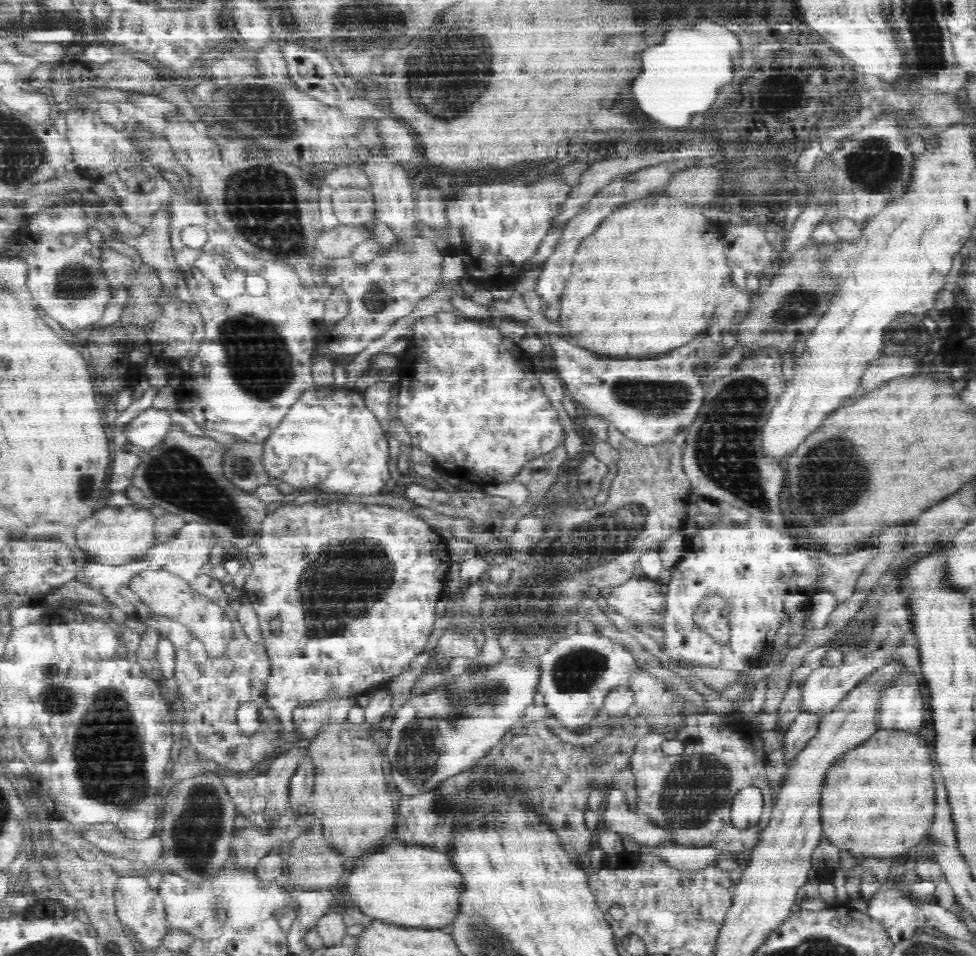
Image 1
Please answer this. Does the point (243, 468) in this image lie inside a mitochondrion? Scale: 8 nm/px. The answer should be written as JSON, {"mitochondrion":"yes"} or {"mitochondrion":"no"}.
{"mitochondrion":"yes"}

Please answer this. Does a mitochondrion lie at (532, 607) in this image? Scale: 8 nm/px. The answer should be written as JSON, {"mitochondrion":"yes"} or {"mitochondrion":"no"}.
{"mitochondrion":"yes"}

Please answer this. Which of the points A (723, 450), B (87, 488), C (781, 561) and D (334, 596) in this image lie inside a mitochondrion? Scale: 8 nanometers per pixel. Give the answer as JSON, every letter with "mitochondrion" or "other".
{"A":"mitochondrion","B":"mitochondrion","C":"other","D":"mitochondrion"}

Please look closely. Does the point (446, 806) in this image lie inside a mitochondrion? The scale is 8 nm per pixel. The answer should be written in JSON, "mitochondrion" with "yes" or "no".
{"mitochondrion":"yes"}

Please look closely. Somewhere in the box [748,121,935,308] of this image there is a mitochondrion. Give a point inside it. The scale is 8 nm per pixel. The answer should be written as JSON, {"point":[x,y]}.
{"point":[873,167]}

